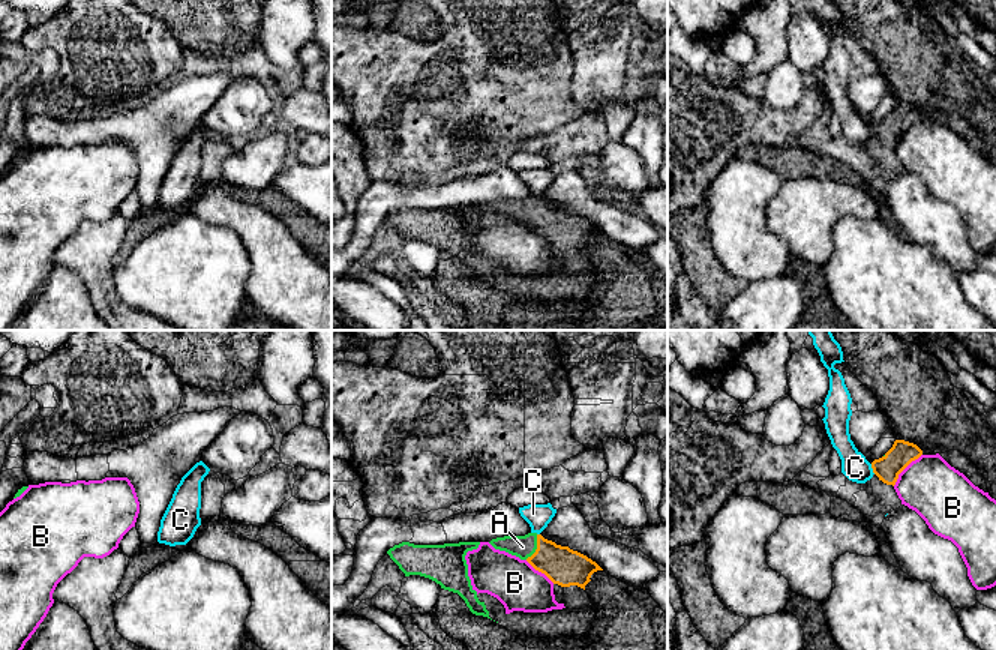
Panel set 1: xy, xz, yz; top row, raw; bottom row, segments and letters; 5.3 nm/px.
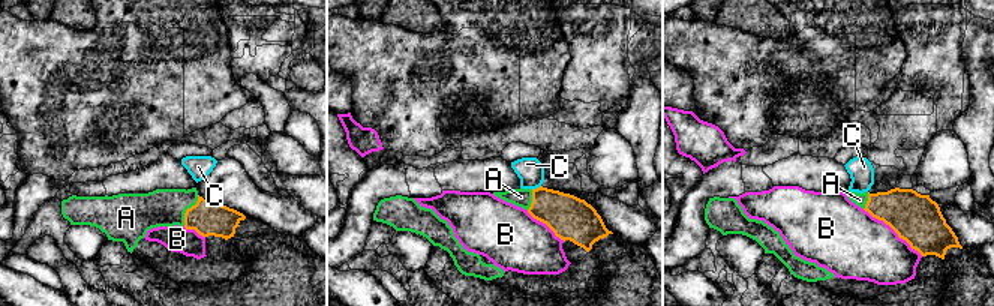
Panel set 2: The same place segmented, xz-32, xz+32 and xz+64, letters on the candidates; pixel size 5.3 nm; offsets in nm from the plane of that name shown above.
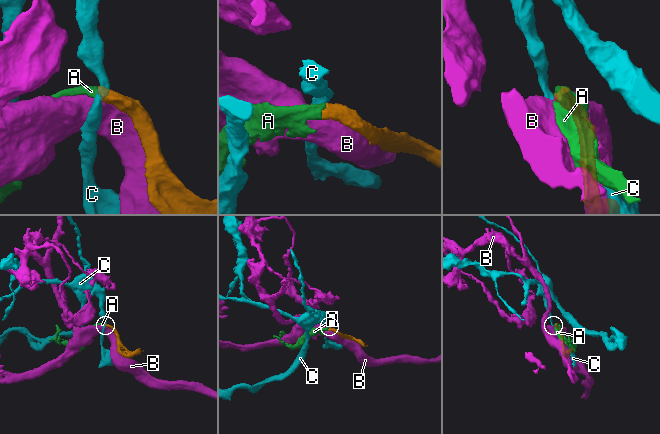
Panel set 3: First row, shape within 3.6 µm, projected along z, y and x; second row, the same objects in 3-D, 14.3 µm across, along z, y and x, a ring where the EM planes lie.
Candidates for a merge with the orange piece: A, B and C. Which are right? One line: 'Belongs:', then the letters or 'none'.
Belongs: A

